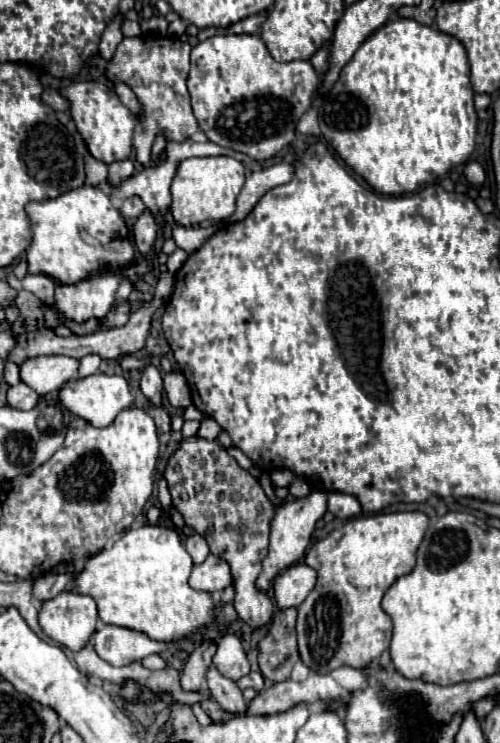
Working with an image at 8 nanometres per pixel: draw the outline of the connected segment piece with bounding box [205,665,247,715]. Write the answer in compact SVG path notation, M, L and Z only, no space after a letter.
M215 665L209 667L207 671L207 689L211 693L211 699L217 701L227 713L233 713L233 715L241 715L247 707L243 695L241 695L241 689L237 687L237 683L229 677L223 677Z

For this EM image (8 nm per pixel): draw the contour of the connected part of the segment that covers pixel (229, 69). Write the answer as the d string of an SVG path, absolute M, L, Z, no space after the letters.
M249 33L213 35L207 41L193 47L191 71L187 79L191 105L195 107L193 113L199 121L201 131L209 137L209 141L221 147L229 147L233 151L241 151L257 161L273 157L293 141L295 125L299 117L309 109L317 83L319 83L317 71L307 59L279 63L269 55L263 39L259 35L249 35Z

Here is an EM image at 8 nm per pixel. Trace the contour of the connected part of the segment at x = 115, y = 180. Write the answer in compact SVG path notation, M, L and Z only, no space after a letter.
M131 159L125 161L115 161L109 165L109 185L111 187L119 187L123 181L127 181L127 177L131 177L135 171L135 165Z

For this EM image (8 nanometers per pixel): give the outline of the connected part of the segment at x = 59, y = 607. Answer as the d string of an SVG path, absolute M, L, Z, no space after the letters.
M61 591L39 611L41 629L69 651L81 651L97 629L97 605L91 597Z

